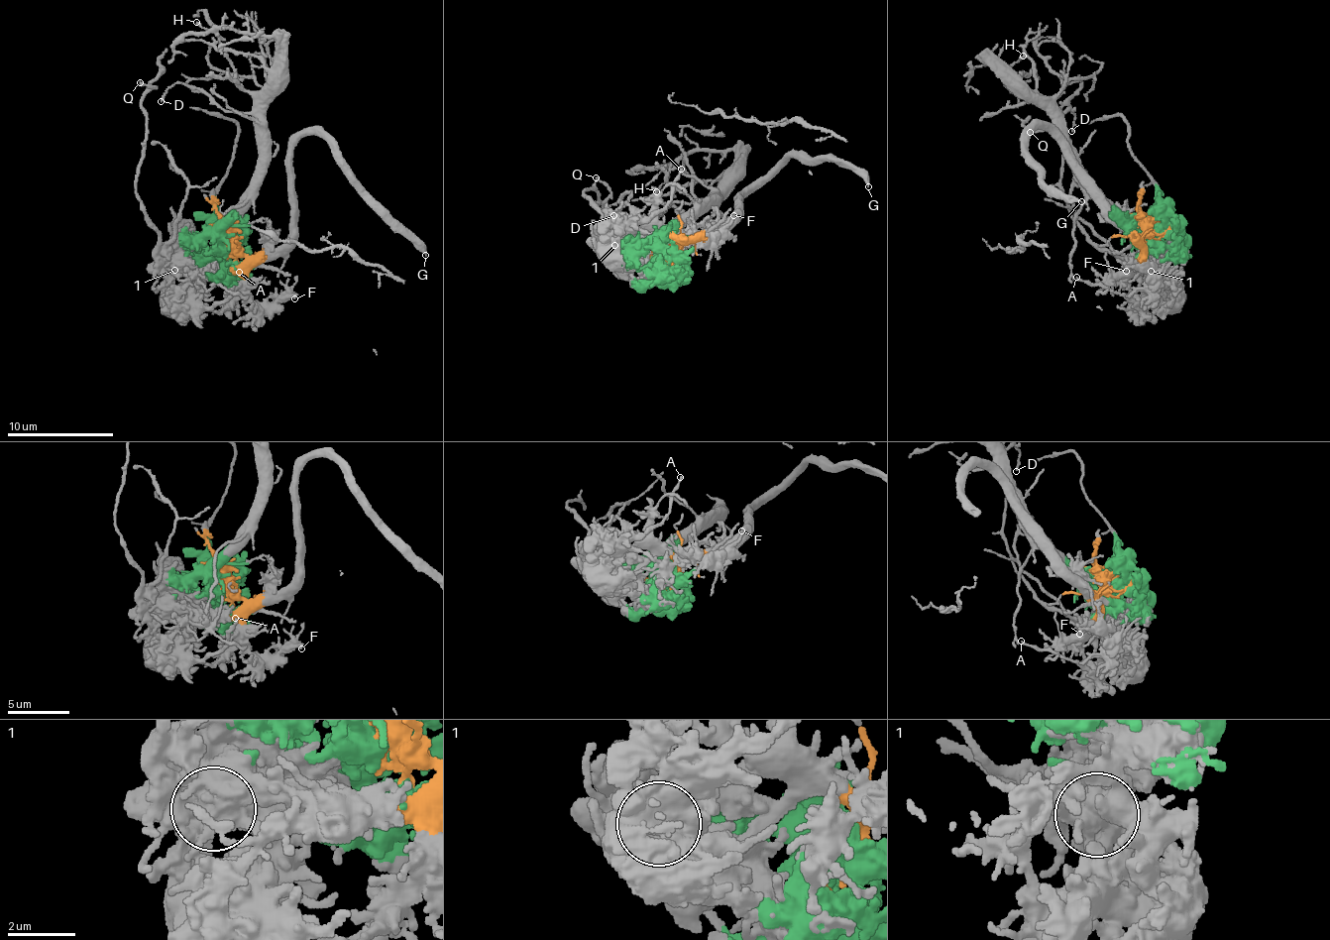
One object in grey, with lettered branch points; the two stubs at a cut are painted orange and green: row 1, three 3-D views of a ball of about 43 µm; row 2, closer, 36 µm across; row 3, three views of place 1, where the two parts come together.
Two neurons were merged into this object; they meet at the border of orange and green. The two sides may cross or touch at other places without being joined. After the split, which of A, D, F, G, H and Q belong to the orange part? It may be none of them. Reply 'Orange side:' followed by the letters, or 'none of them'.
Orange side: F, G

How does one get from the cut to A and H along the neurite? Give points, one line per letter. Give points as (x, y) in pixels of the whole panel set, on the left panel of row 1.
A: (226, 241), (209, 240), (185, 252), (172, 272), (170, 285), (204, 304), (214, 306), (232, 294), (238, 271)
H: (226, 241), (222, 229), (257, 175), (258, 117), (268, 103), (276, 41), (219, 29), (207, 34), (197, 21)

